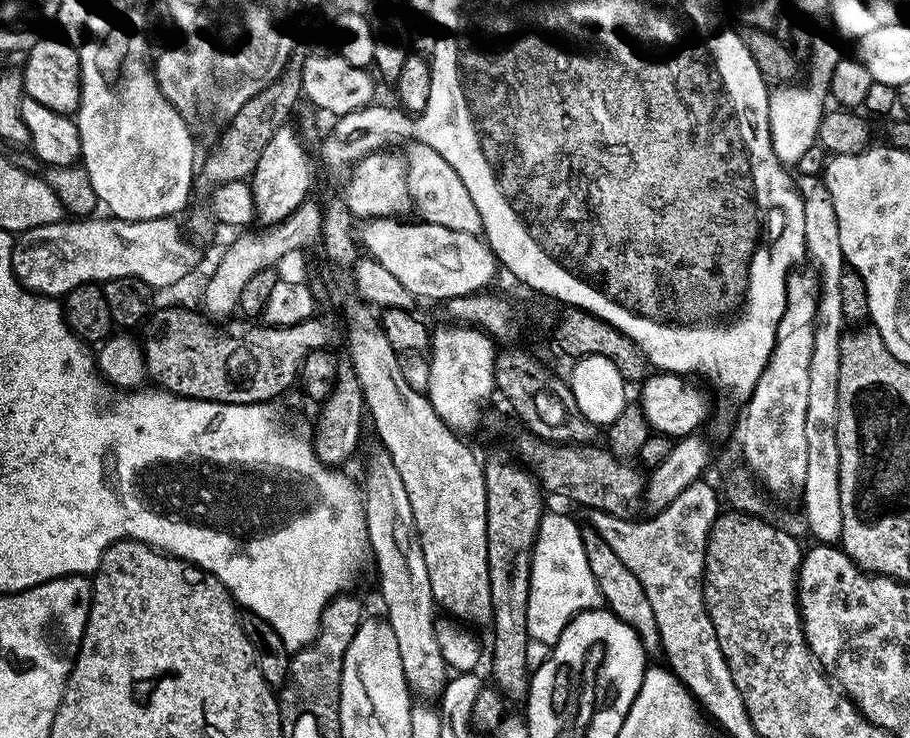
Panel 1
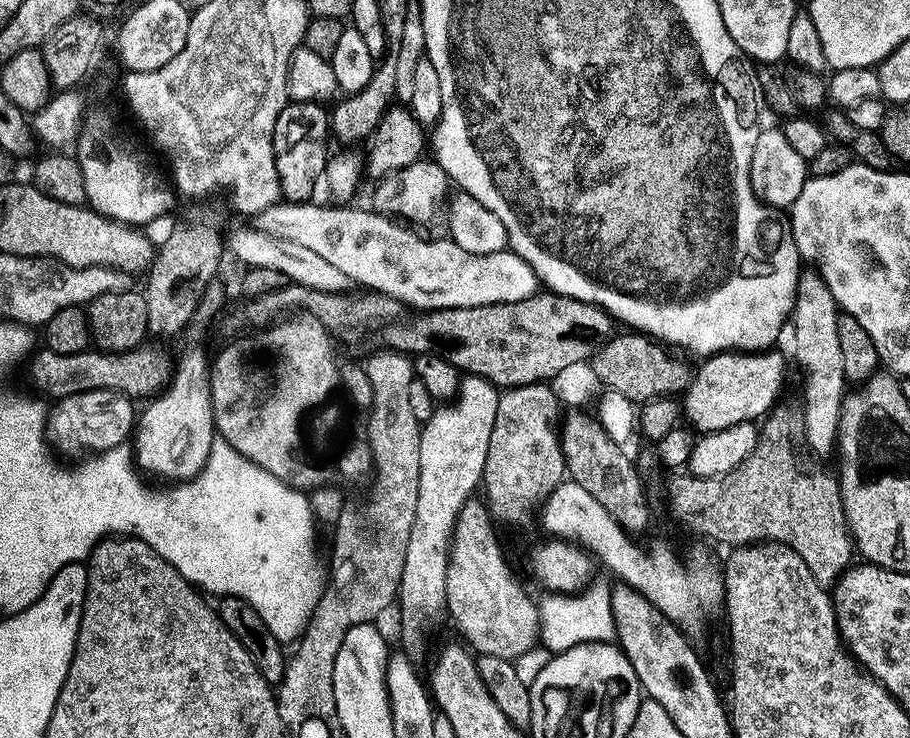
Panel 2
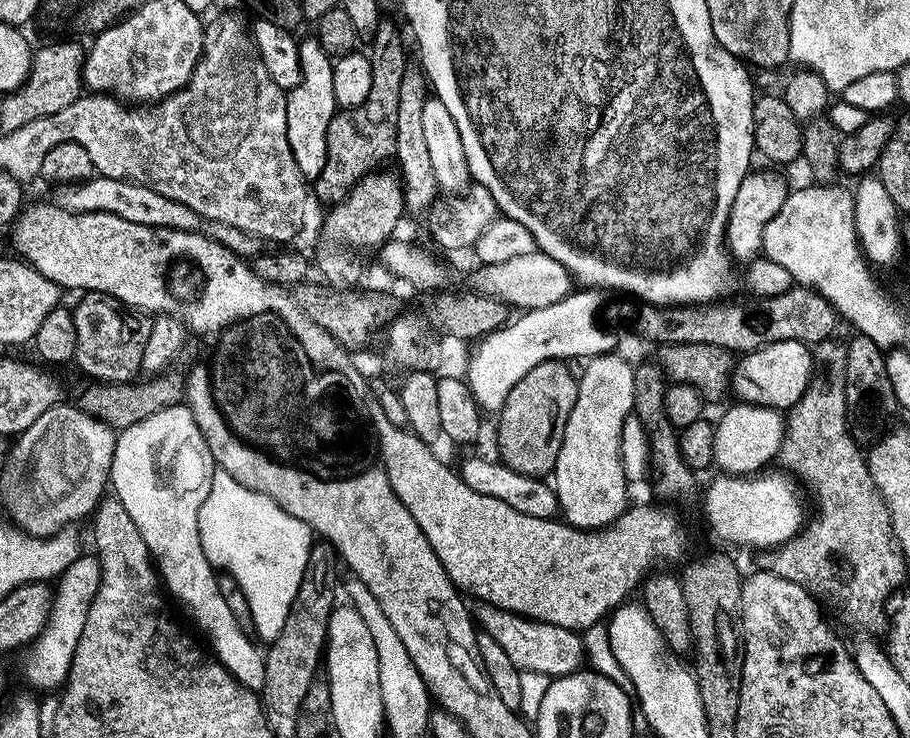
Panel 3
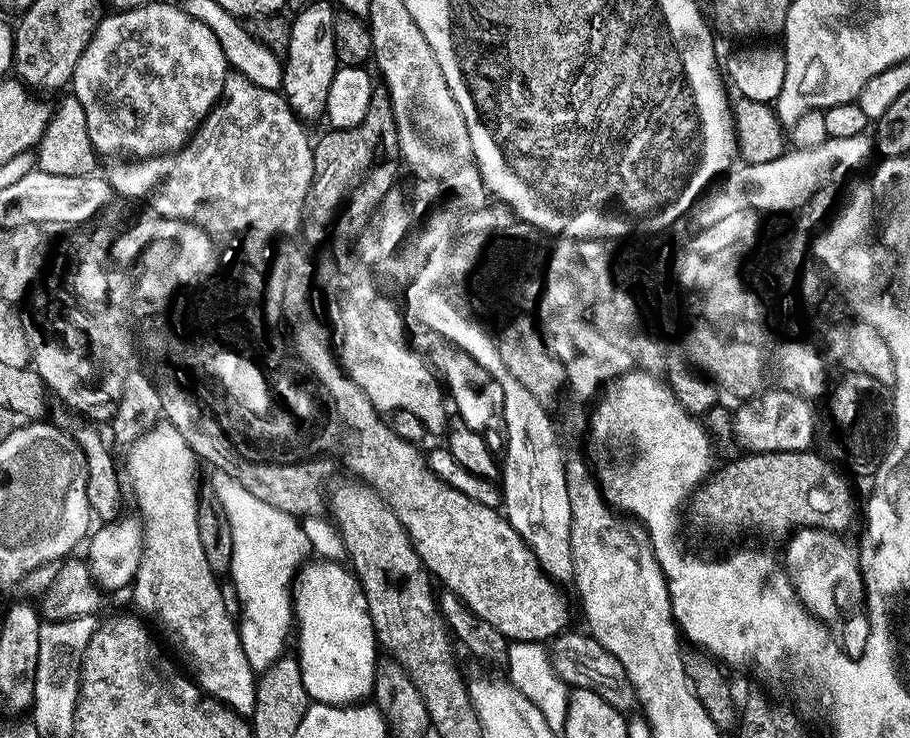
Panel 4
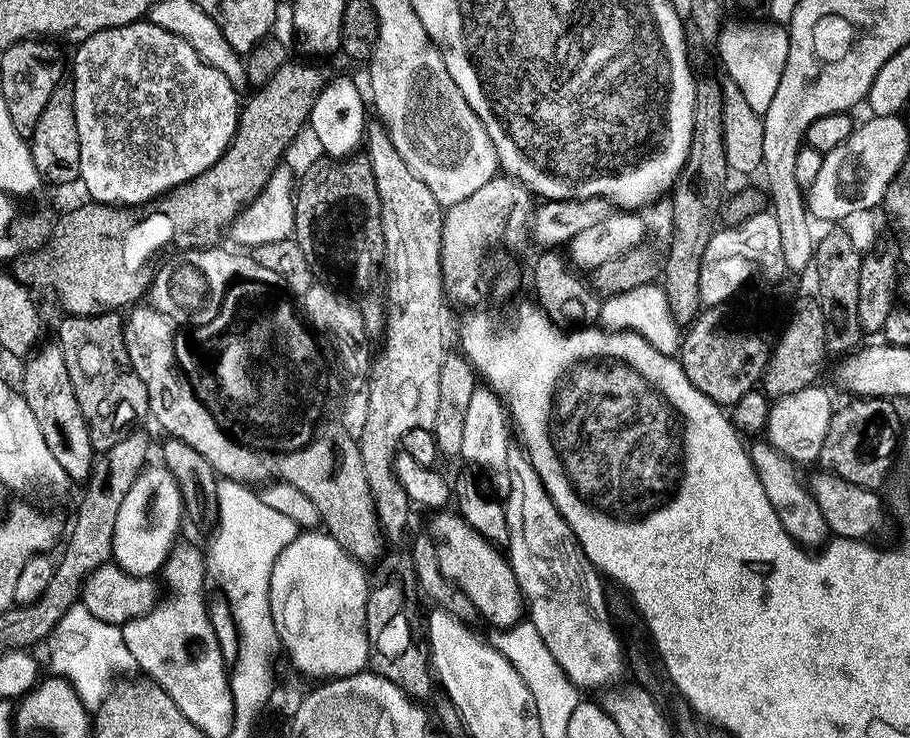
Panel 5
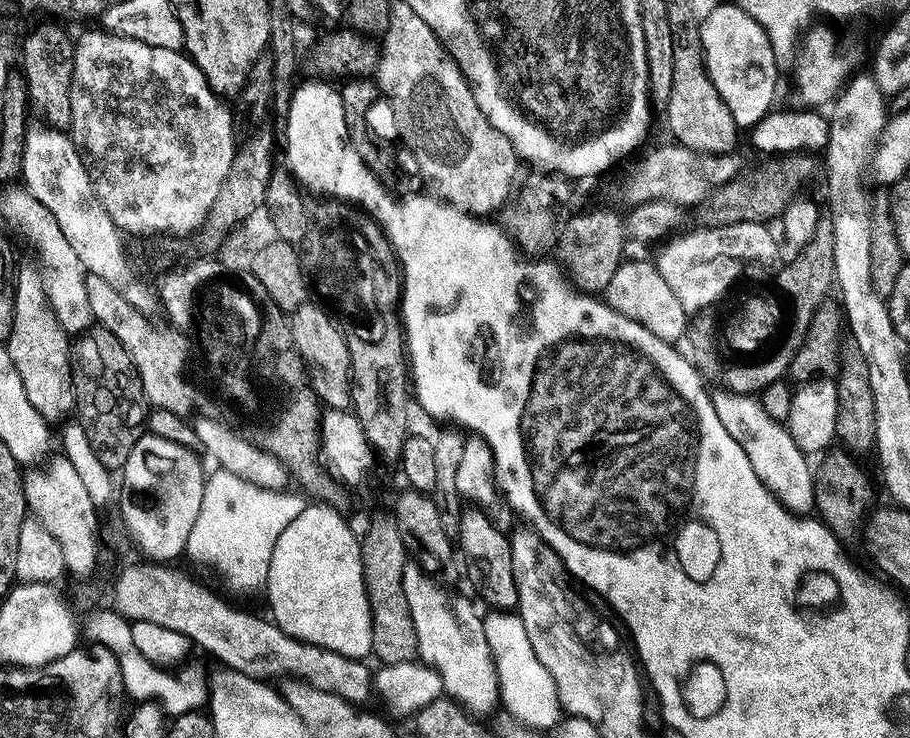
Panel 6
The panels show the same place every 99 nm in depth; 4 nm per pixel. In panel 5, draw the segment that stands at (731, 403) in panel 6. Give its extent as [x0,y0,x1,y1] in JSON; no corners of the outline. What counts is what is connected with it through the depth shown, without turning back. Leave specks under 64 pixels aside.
[750,442,831,550]

